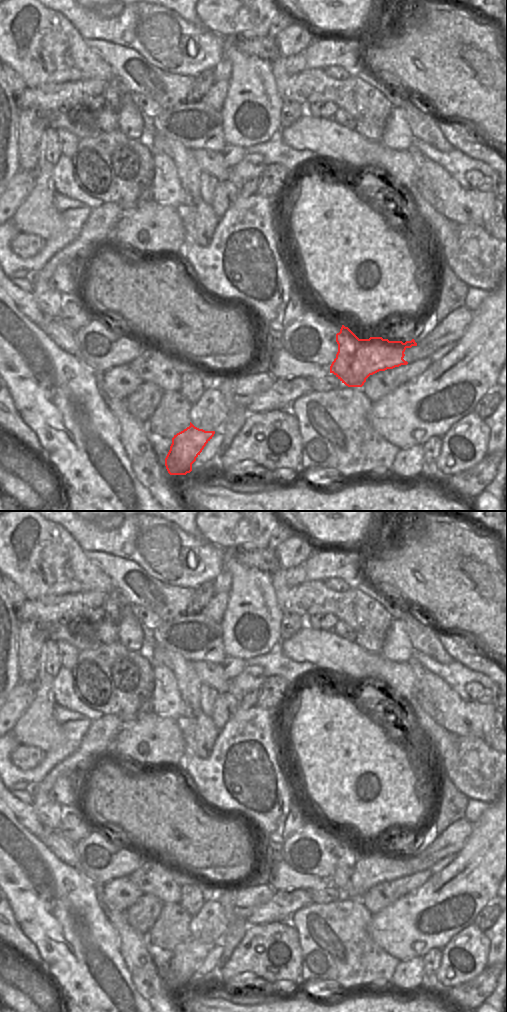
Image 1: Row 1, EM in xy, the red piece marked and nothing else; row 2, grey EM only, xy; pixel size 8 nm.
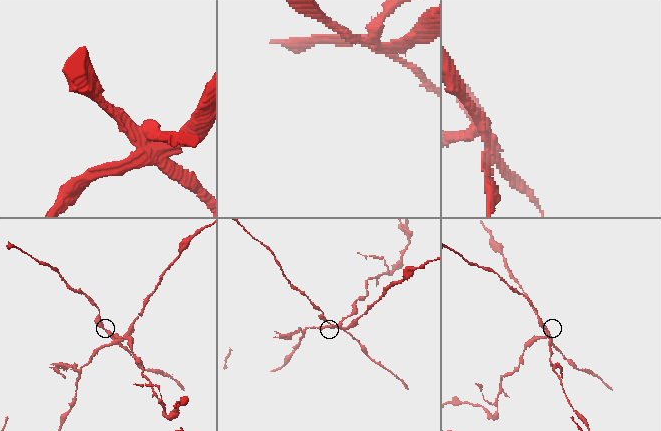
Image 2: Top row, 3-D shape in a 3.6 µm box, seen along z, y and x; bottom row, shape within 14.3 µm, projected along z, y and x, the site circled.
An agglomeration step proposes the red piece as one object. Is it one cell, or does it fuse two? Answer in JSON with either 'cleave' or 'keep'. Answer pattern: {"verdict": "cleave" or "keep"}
{"verdict": "cleave"}

